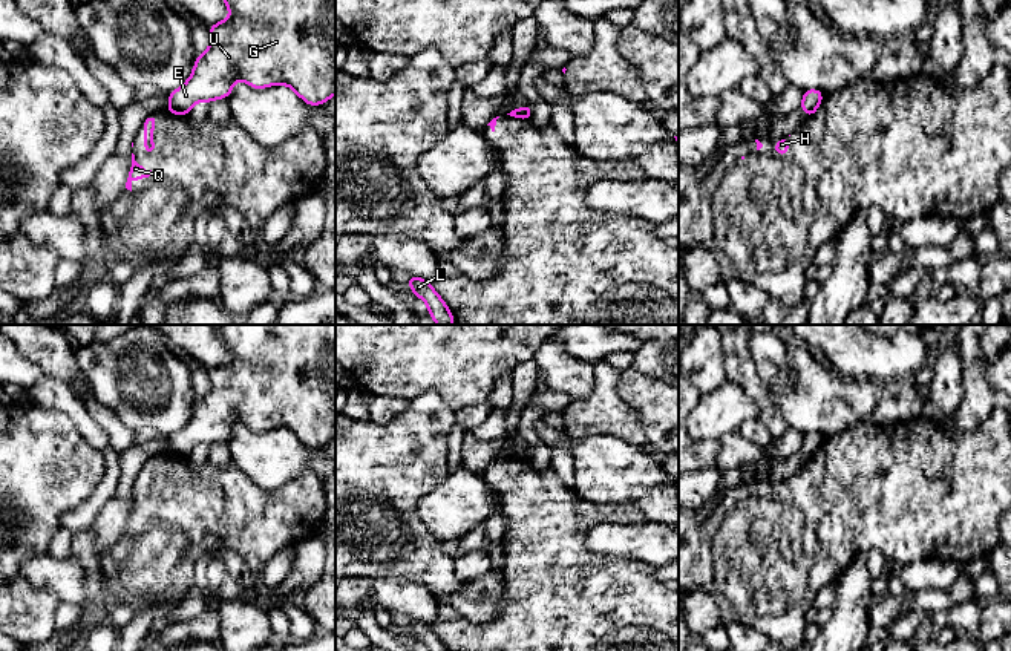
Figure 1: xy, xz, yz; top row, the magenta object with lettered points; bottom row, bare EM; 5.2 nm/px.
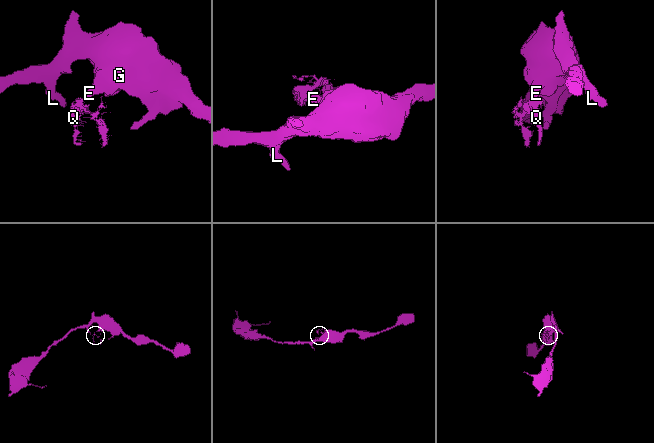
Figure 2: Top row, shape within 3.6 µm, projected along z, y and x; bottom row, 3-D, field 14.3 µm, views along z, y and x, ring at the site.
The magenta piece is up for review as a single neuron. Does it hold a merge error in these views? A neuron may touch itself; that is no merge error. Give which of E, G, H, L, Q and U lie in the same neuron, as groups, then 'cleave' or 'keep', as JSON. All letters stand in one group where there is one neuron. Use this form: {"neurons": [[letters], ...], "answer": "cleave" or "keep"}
{"neurons": [["E", "G", "L", "U"], ["H", "Q"]], "answer": "cleave"}

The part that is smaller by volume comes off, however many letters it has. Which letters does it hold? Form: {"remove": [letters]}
{"remove": ["H", "Q"]}

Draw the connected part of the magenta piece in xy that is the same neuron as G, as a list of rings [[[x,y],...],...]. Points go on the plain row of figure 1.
[[[214,325],[216,332],[230,352],[230,360],[208,371],[210,391],[195,401],[195,412],[184,429],[168,437],[168,450],[179,456],[188,456],[198,444],[211,446],[228,441],[236,423],[245,424],[250,430],[263,432],[274,427],[290,429],[308,449],[325,447],[335,437],[335,325]]]

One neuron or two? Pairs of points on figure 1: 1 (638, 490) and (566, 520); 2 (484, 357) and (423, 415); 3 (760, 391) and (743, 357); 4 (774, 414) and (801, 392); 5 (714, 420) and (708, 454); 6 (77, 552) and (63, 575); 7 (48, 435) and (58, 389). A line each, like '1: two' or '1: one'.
1: two
2: two
3: one
4: two
5: two
6: two
7: two

